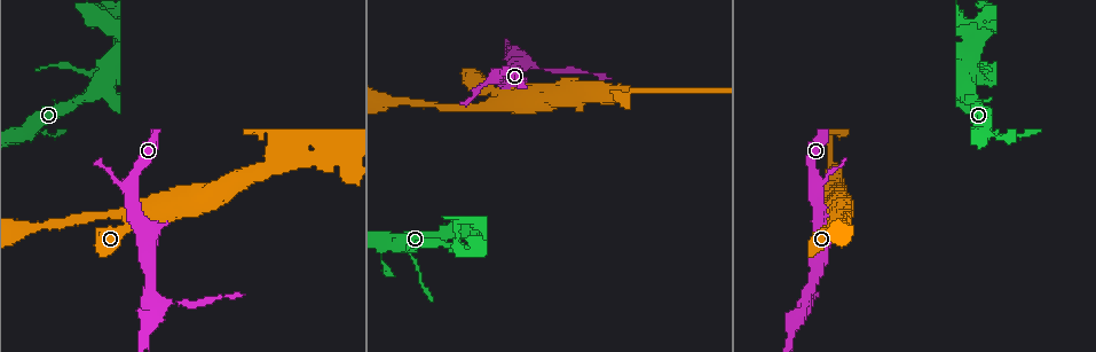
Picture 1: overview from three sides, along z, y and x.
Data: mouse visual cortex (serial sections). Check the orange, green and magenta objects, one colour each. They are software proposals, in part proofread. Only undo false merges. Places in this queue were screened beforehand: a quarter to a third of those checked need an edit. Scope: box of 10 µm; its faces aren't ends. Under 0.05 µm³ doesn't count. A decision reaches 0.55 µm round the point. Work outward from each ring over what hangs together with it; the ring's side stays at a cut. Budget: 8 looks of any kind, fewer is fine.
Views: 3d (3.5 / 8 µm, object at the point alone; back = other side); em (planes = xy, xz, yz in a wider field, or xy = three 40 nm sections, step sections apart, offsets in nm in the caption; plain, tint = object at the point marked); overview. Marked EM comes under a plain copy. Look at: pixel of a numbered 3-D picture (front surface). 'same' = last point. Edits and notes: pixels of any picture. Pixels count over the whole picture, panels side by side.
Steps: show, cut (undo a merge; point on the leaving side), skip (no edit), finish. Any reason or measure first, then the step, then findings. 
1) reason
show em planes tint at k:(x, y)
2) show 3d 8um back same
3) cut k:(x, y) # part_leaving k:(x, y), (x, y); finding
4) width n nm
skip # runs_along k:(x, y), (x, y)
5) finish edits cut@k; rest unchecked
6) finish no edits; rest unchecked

sudden change in width
show 3d 8um back at 1:(109, 69)

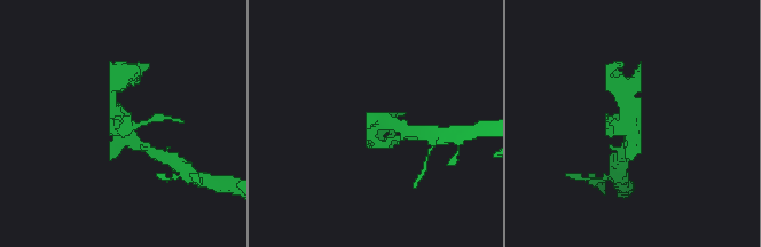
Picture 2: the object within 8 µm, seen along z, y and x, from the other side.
show 3d 3.5um same

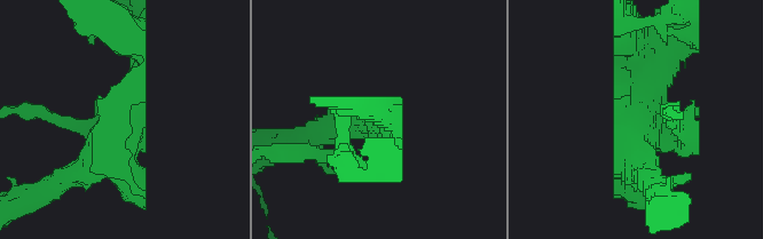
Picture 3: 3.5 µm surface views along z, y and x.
shape alone is not enough
show em xy step 2 tint at 3:(129, 117)

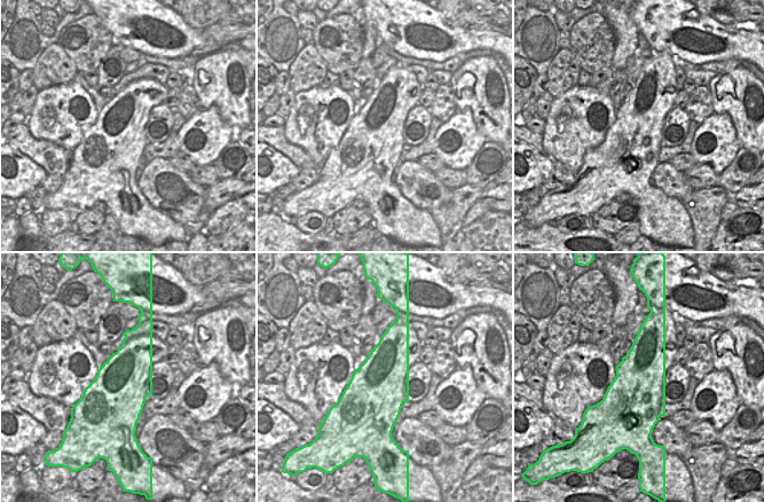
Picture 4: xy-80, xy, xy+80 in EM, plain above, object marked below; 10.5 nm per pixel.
skip # runs_along 3:(63, 178), (116, 141), (141, 63); one cell here

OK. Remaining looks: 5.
abrupt turn
show em xy step 3 tint at 1:(504, 98)

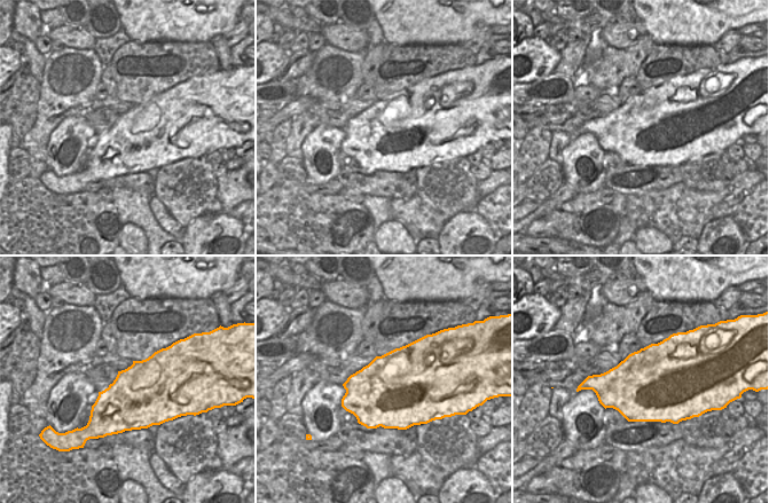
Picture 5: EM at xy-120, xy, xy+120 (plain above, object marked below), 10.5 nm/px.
wider look
show 3d 3.5um same

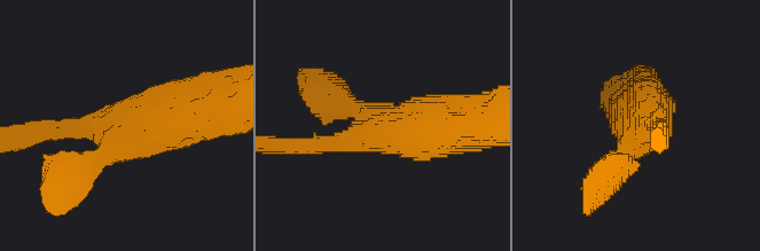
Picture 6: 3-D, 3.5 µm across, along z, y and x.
width 850 nm
skip # runs_along 6:(70, 177), (133, 127), (196, 106); all the same cell

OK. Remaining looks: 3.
arms part here
show 3d 3.5um at 1:(628, 85)

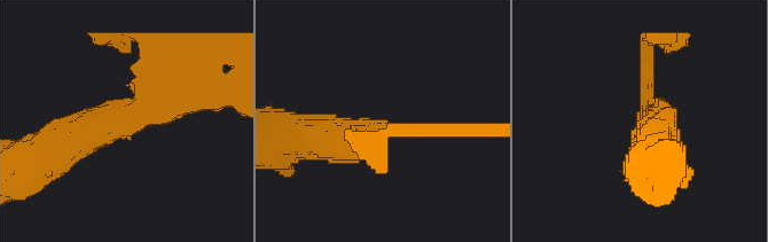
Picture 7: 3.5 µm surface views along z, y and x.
show em xy step 2 tint at 7:(138, 107)

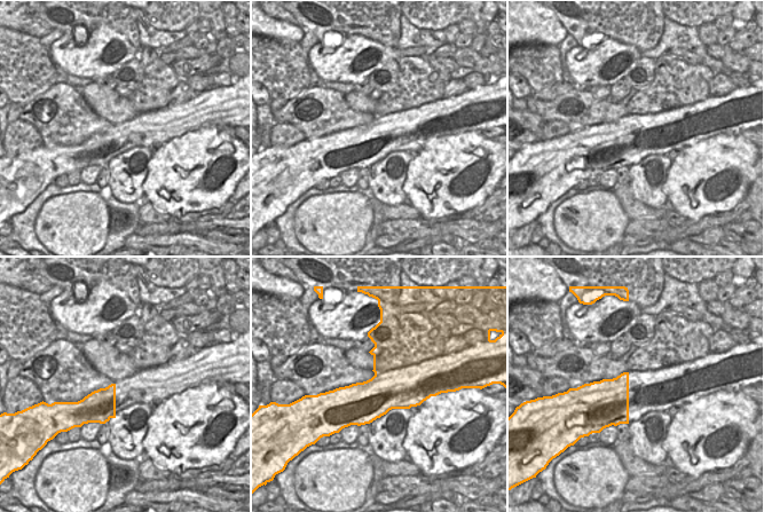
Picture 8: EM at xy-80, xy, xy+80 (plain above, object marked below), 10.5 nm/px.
show em xy step 5 tint same

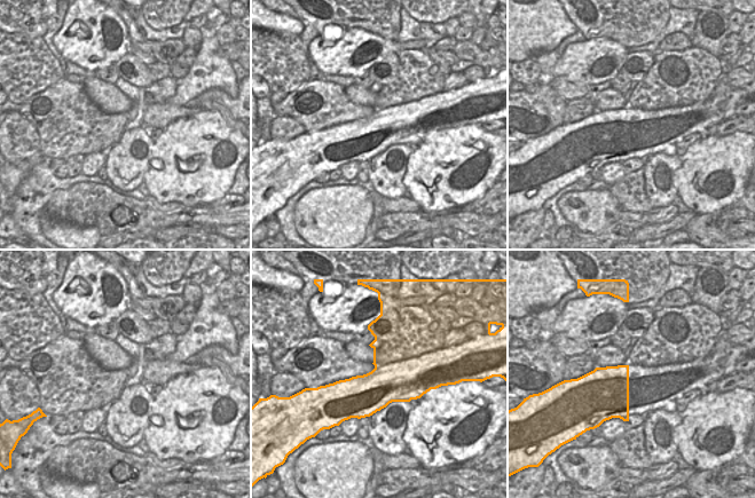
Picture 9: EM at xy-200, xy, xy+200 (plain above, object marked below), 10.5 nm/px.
cut 7:(648, 56) # part_leaving 7:(171, 109), (237, 102); two cells meet here

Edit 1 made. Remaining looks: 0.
finish edits cut@7; rest unchecked

